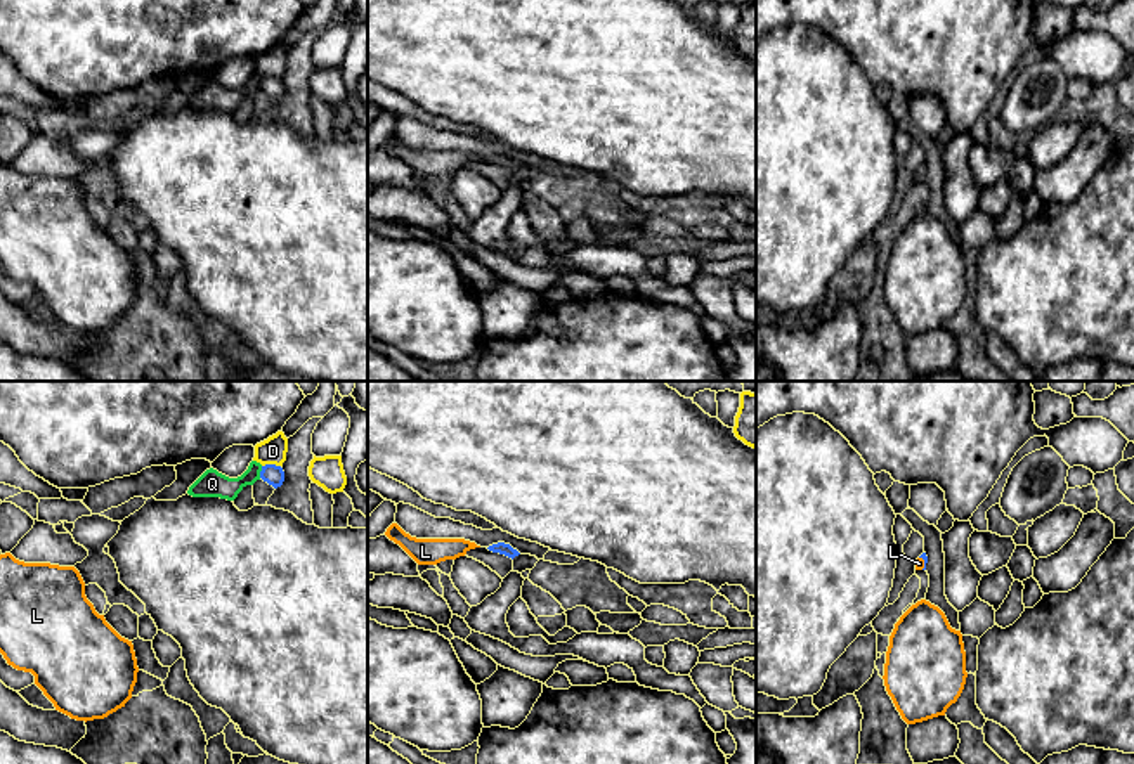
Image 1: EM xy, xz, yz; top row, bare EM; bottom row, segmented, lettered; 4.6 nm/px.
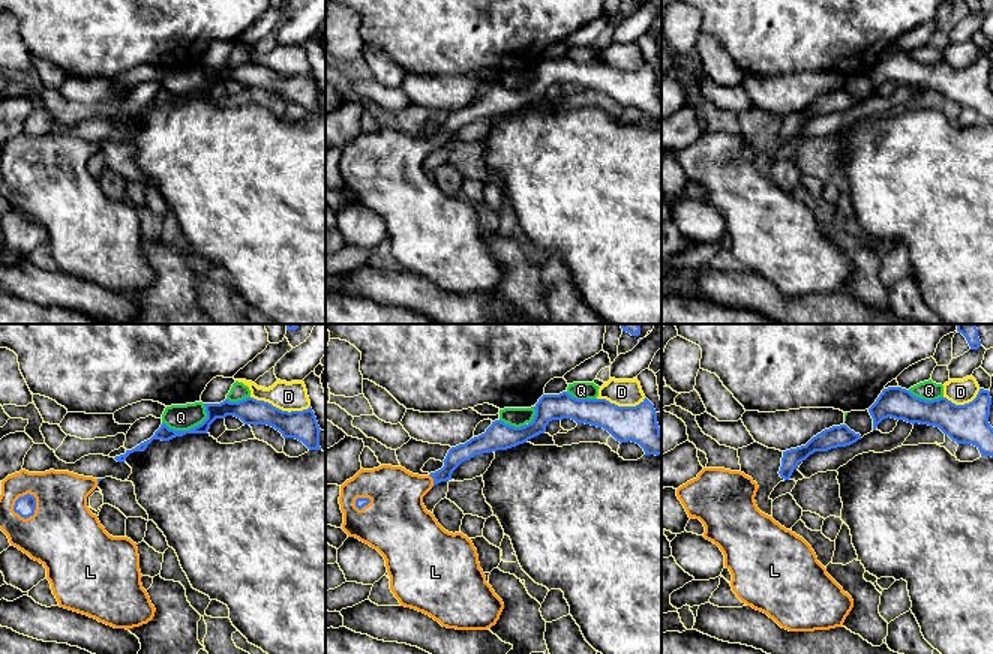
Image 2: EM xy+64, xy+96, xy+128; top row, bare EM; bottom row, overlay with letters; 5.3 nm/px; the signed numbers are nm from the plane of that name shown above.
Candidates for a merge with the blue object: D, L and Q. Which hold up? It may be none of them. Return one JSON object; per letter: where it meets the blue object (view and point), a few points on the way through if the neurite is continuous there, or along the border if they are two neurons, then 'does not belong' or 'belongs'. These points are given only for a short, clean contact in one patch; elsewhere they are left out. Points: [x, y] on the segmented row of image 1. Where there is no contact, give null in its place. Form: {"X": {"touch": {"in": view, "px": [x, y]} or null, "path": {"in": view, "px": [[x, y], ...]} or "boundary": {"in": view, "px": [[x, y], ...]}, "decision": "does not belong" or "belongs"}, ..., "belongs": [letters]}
{"D": {"touch": {"in": "xy", "px": [271, 465]}, "decision": "does not belong"}, "L": {"touch": {"in": "yz", "px": [925, 563]}, "decision": "belongs"}, "Q": {"touch": {"in": "xy", "px": [260, 472]}, "decision": "does not belong"}, "belongs": ["L"]}

